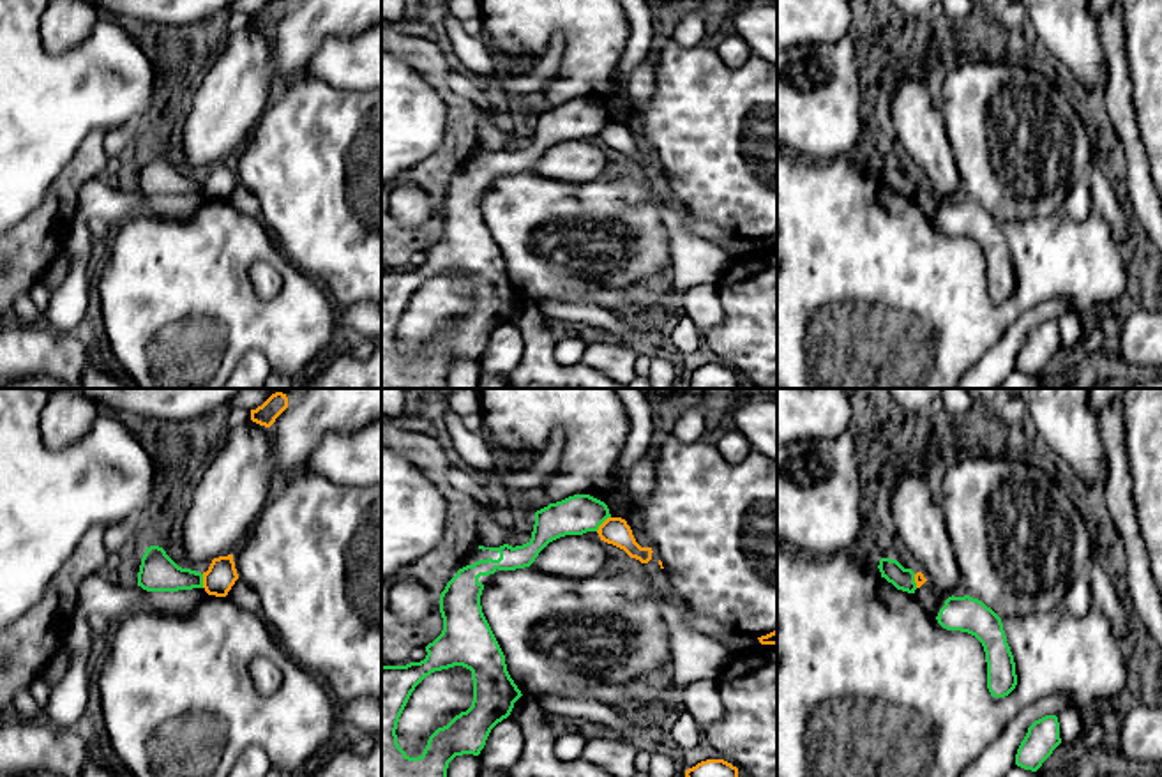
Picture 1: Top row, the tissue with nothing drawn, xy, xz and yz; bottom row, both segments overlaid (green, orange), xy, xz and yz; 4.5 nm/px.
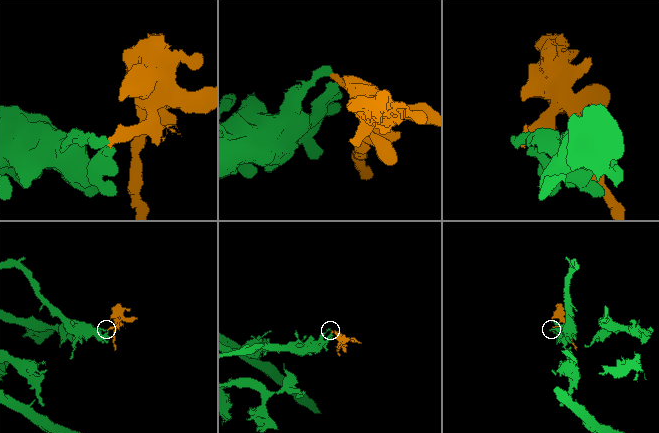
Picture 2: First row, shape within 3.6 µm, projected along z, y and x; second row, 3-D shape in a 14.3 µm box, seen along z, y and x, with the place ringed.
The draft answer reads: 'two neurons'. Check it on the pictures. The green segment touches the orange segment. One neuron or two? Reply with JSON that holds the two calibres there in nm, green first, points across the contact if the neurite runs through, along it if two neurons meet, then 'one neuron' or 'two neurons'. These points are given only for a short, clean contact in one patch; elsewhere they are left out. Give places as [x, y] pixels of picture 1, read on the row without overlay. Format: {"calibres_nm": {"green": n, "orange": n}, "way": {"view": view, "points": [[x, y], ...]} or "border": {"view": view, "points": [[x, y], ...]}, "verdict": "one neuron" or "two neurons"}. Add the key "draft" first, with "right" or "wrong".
{"draft": "right", "calibres_nm": {"green": 180, "orange": 130}, "border": {"view": "xz", "points": [[610, 120], [596, 135]]}, "verdict": "two neurons"}

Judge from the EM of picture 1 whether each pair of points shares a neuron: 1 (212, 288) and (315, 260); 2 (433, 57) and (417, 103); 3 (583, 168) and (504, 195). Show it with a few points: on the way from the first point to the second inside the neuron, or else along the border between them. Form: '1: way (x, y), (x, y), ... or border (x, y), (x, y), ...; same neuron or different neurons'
1: border (269, 233), (276, 246), (327, 292); different neurons
2: border (399, 59), (435, 89), (445, 108), (445, 117); different neurons
3: border (530, 170), (562, 181), (596, 179); different neurons

